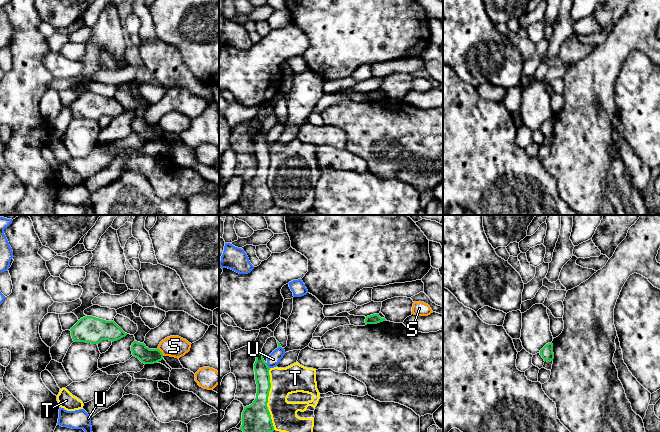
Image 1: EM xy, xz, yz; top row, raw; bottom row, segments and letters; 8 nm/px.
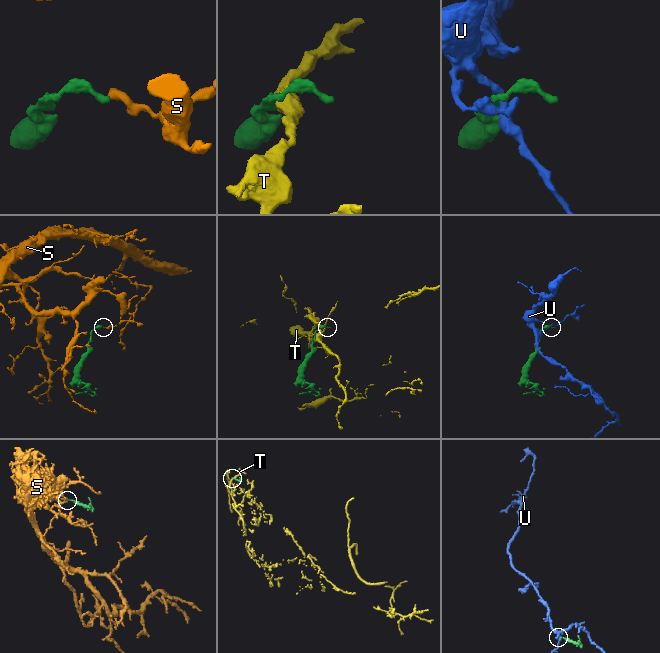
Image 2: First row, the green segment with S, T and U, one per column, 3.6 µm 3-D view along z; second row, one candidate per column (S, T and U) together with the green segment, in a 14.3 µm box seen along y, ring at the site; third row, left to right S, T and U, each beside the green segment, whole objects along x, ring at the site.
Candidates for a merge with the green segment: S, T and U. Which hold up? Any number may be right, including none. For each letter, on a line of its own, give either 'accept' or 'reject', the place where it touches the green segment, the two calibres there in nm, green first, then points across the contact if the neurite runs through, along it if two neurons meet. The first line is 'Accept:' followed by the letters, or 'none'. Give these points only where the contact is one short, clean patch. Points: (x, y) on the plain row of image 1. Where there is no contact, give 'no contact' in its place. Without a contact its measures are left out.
Accept: none
S: reject; contact xy (161, 128); calibres 130 and 180 nm; border xy (157, 124), (163, 131)
T: reject; contact xz (267, 175); calibres 240 and 220 nm; border xz (269, 144), (270, 166), (267, 185), (274, 205)
U: reject; contact xz (267, 142); calibres 120 and 100 nm; border xz (266, 139), (269, 144)

